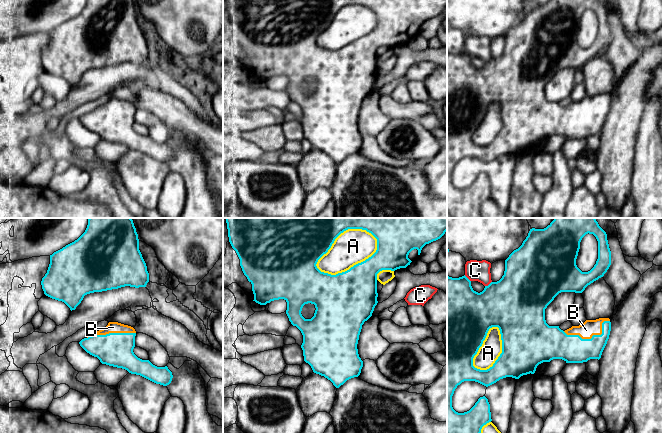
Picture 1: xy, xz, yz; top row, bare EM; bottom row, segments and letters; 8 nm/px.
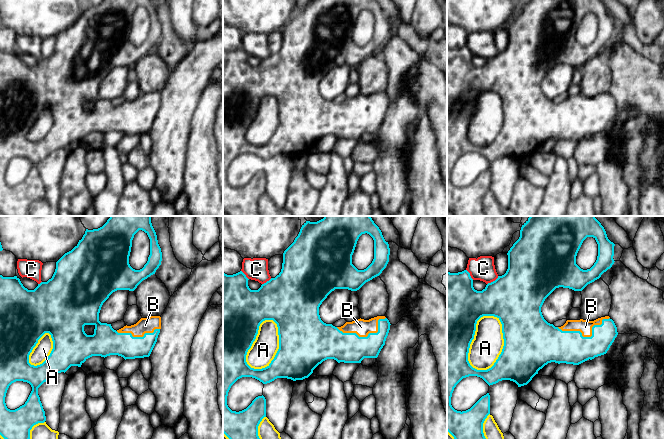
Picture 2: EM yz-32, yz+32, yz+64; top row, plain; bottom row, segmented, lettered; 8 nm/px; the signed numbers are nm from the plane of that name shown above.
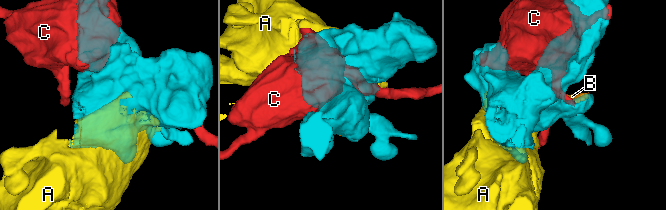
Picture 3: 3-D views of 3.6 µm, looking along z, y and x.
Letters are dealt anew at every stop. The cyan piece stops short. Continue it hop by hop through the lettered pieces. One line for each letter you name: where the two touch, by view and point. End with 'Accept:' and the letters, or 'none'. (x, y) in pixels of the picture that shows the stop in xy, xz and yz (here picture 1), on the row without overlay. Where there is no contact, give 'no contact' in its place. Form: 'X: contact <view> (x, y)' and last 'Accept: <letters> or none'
B: contact yz (591, 114)
Accept: B

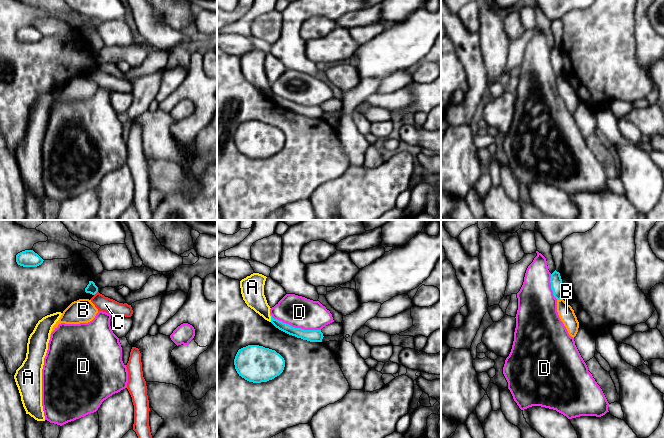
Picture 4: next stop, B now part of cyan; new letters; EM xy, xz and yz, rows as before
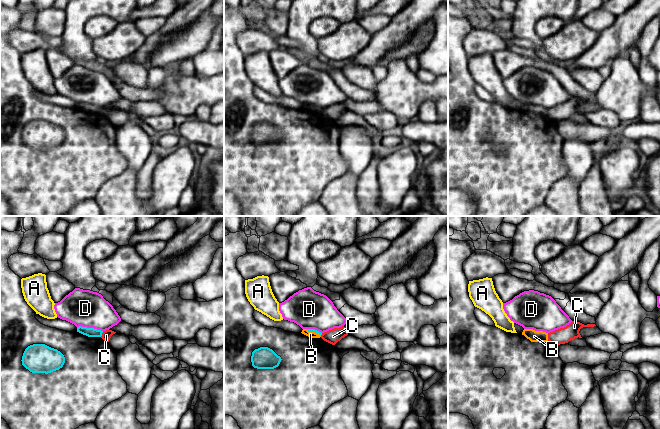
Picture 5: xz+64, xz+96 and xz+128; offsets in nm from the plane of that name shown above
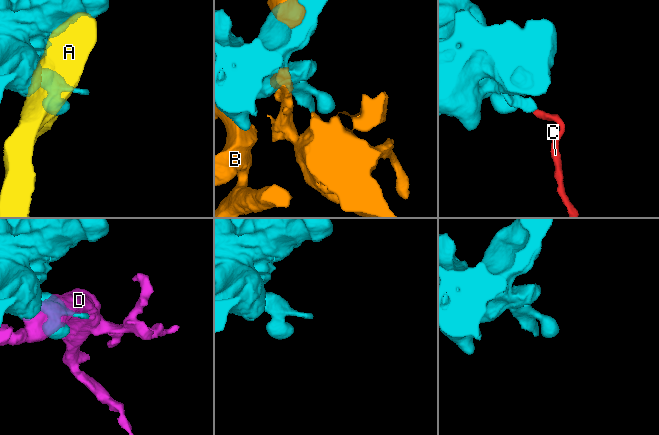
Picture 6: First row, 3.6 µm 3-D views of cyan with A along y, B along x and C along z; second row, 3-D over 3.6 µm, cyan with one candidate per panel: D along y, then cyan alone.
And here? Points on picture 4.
Accept: none

